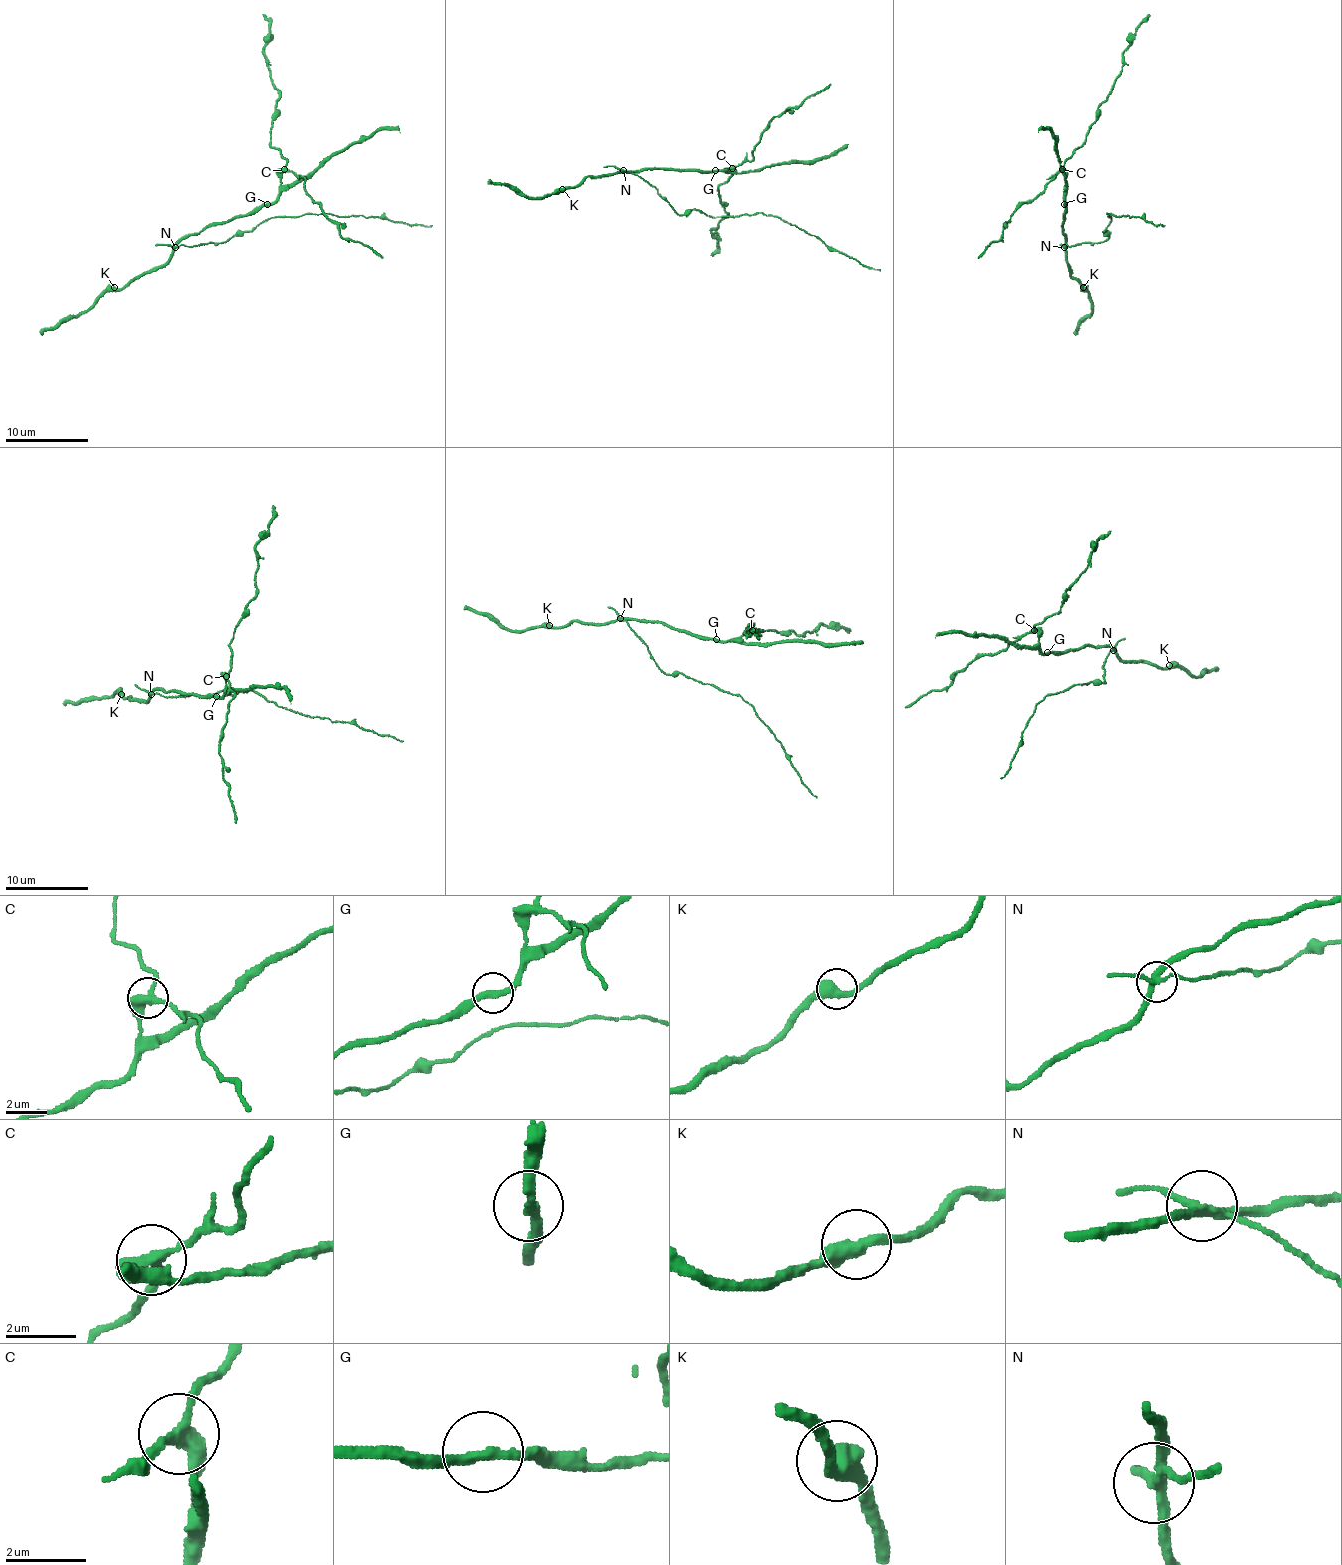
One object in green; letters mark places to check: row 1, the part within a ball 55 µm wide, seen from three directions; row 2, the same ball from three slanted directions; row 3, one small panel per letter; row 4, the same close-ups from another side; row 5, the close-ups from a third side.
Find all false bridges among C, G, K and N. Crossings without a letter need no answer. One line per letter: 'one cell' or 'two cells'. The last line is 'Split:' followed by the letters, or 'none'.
C: two cells
G: one cell
K: one cell
N: two cells
Split: C, N

